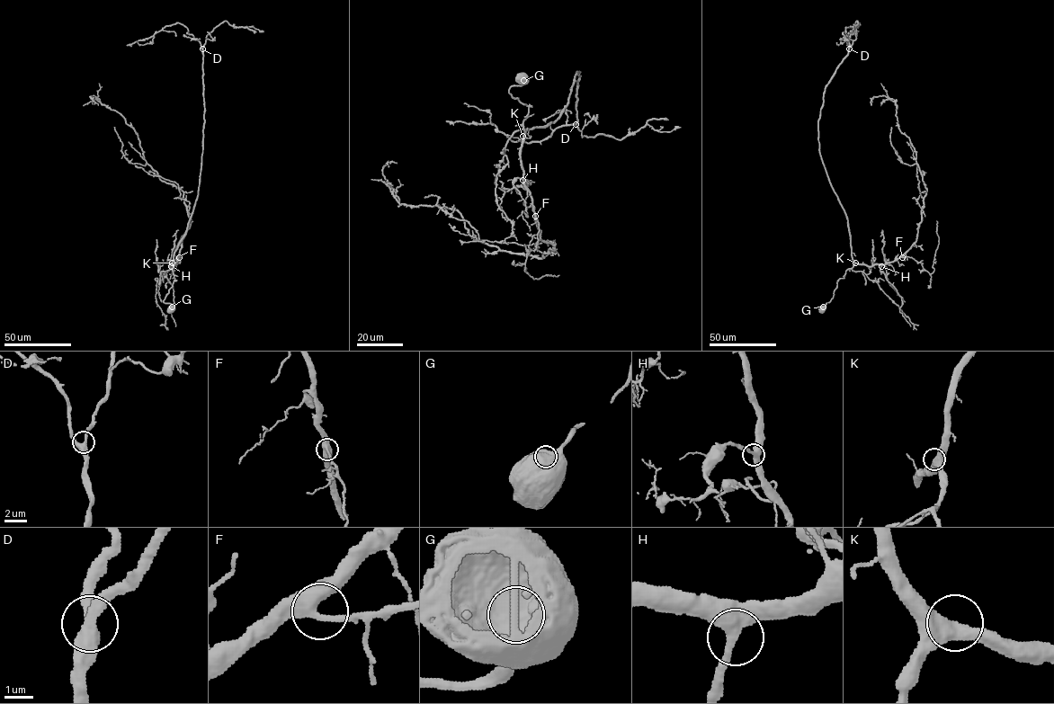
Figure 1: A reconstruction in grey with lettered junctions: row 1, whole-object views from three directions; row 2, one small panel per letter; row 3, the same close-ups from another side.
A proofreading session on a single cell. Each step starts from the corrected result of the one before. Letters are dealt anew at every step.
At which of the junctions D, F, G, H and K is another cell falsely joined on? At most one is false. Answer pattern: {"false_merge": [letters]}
{"false_merge": []}

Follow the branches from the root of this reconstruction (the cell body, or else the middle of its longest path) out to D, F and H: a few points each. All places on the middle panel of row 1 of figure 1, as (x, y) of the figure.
D: (522, 78), (508, 92), (528, 107), (524, 133), (561, 114), (578, 72), (576, 124)
F: (522, 78), (522, 84), (512, 86), (508, 92), (528, 107), (520, 157), (523, 184), (535, 216)
H: (522, 78), (522, 84), (508, 90), (528, 107), (520, 154), (522, 180)

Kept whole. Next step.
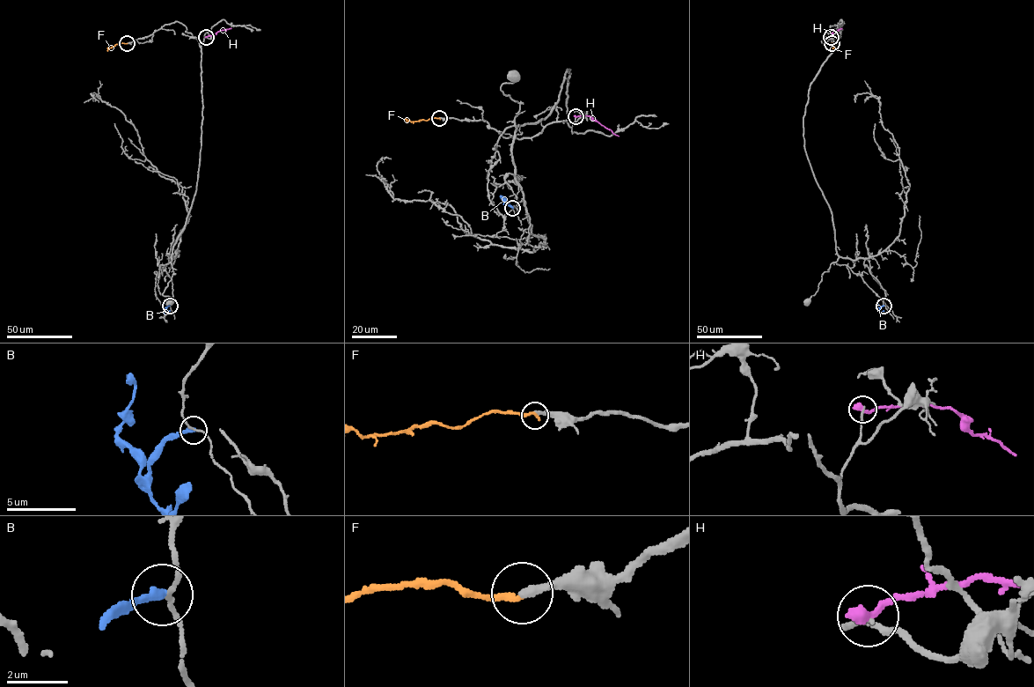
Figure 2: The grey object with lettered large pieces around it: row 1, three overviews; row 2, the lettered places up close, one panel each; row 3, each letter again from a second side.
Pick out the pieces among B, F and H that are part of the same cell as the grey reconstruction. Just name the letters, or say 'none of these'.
none of these

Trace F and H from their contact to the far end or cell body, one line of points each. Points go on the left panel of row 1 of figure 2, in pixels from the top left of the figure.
F: (127, 43), (115, 44), (107, 51)
H: (206, 37), (231, 27)

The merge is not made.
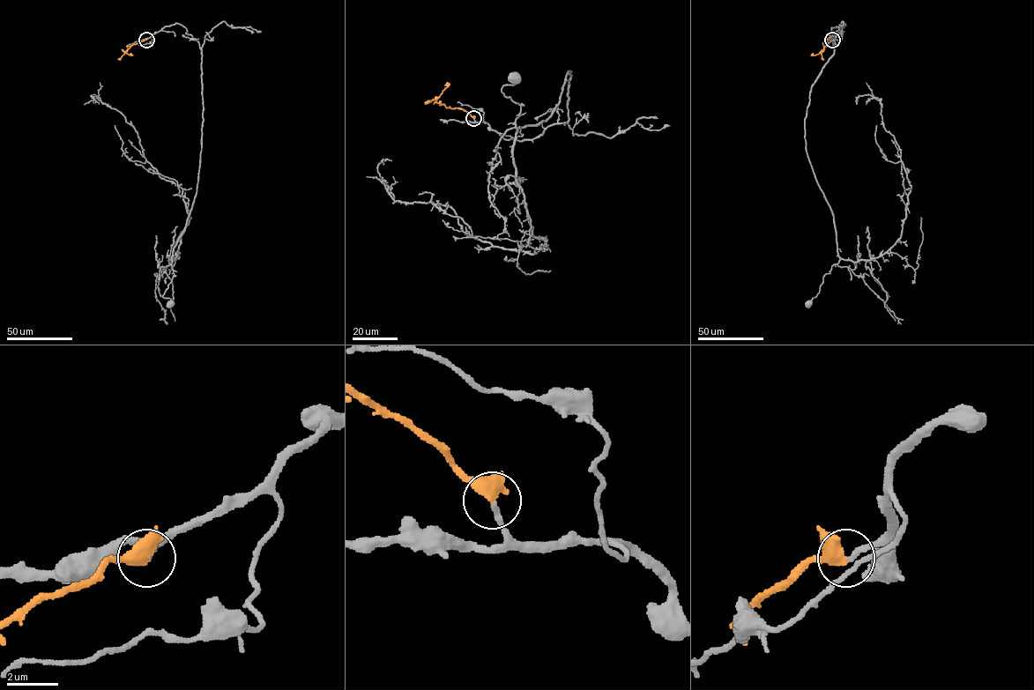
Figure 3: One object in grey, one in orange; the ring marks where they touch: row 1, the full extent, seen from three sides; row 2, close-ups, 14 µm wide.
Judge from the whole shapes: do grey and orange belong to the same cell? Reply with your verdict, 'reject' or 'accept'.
accept

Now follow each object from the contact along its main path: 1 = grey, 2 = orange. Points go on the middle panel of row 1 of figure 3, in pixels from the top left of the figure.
1: (474, 118), (521, 140), (569, 120), (569, 71), (553, 113), (516, 131), (520, 106), (501, 91), (515, 77)
2: (473, 118), (460, 108), (447, 107), (436, 101), (446, 87), (446, 82)

